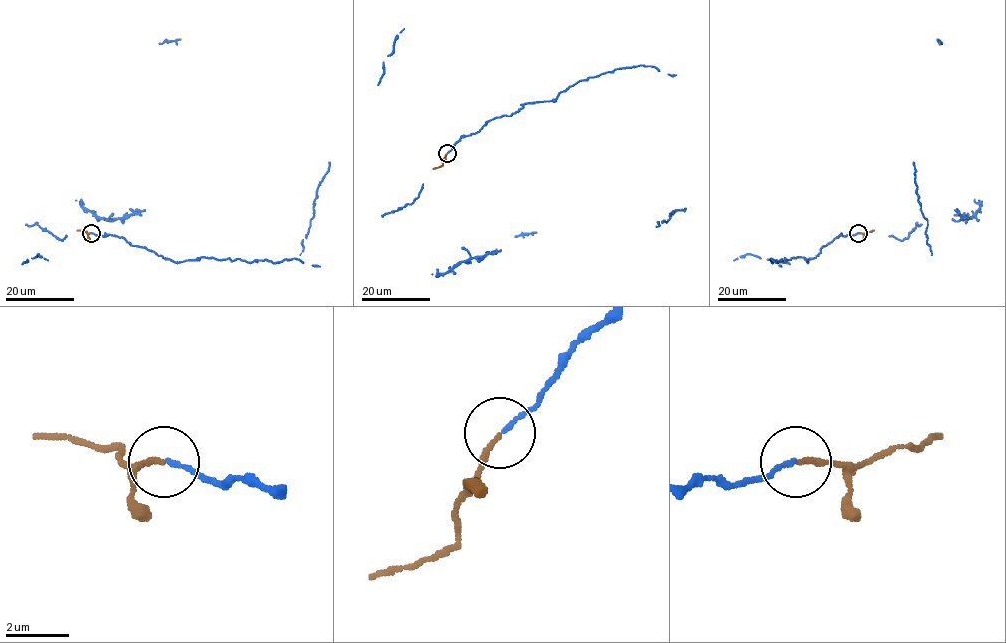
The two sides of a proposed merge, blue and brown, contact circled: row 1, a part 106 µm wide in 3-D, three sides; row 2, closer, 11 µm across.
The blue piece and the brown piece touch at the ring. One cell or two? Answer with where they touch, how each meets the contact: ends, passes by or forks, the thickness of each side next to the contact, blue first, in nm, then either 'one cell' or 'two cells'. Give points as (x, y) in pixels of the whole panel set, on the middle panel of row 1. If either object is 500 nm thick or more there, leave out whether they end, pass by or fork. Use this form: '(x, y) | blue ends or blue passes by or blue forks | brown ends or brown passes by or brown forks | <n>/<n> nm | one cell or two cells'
(447, 153) | blue ends | brown ends | 140/170 nm | one cell

